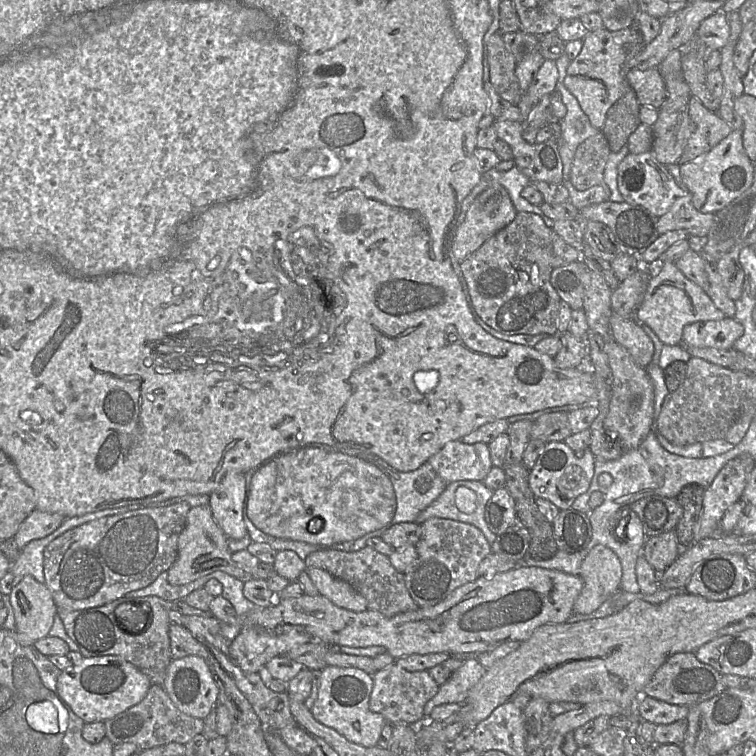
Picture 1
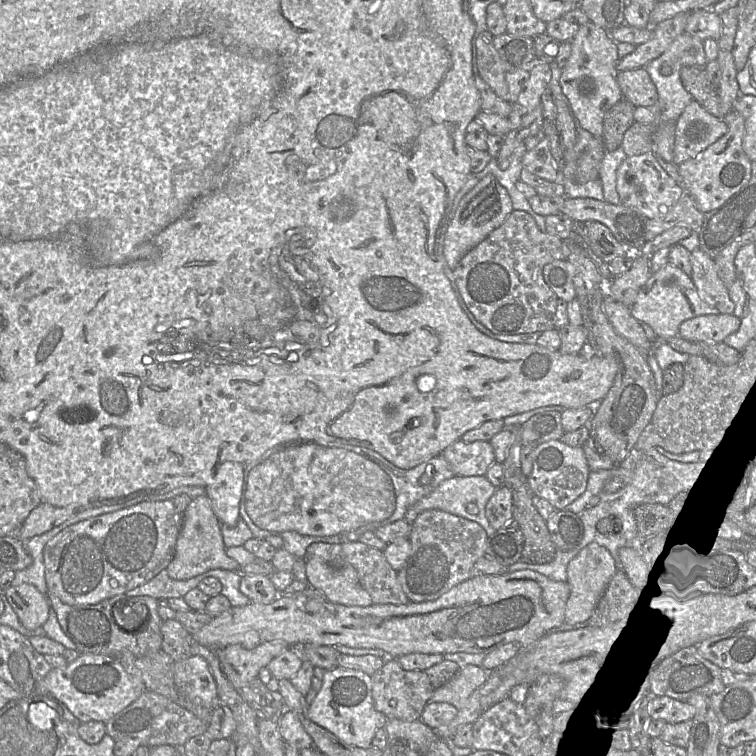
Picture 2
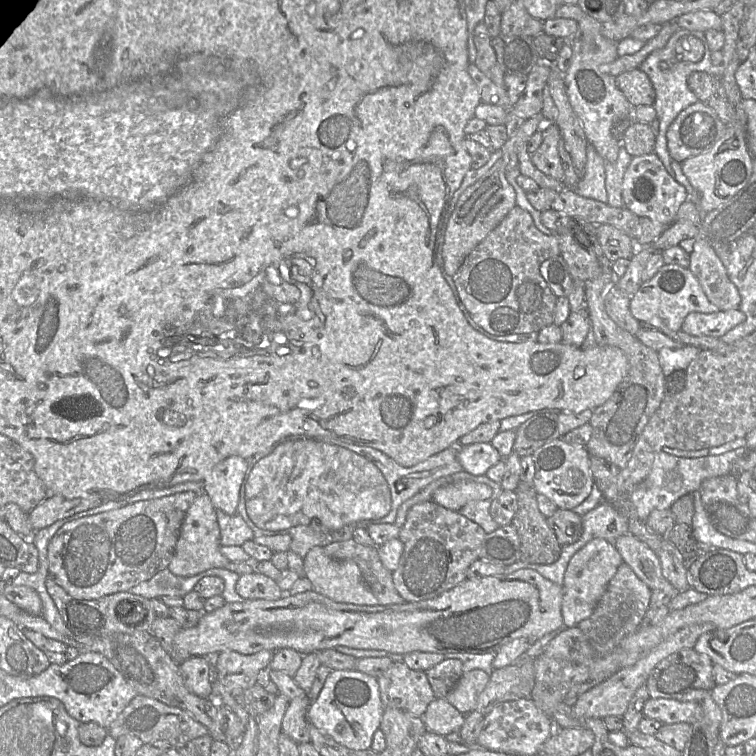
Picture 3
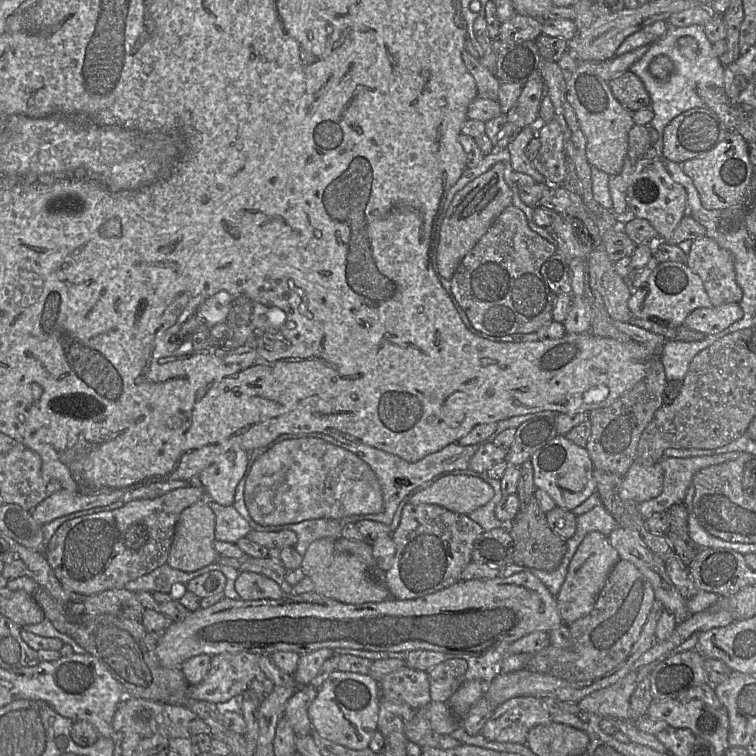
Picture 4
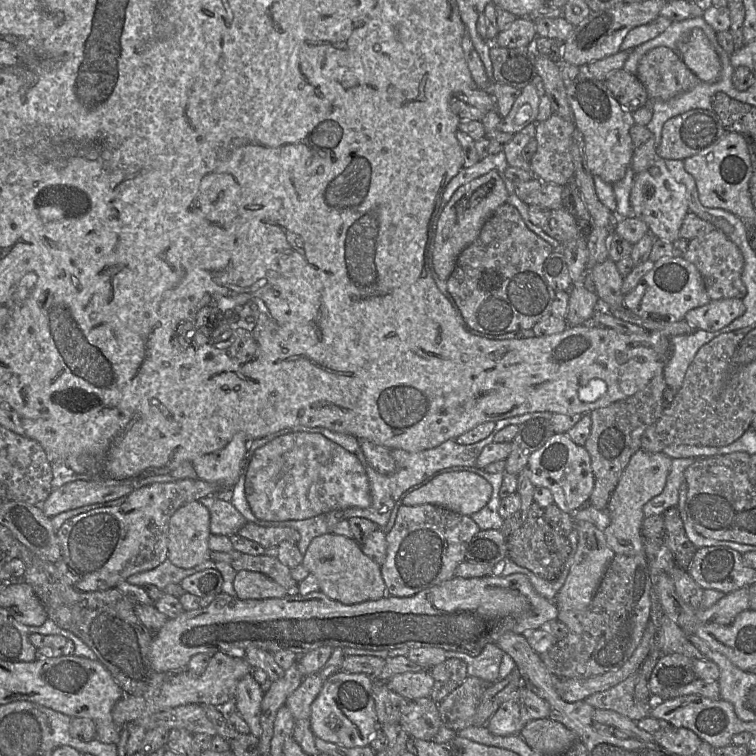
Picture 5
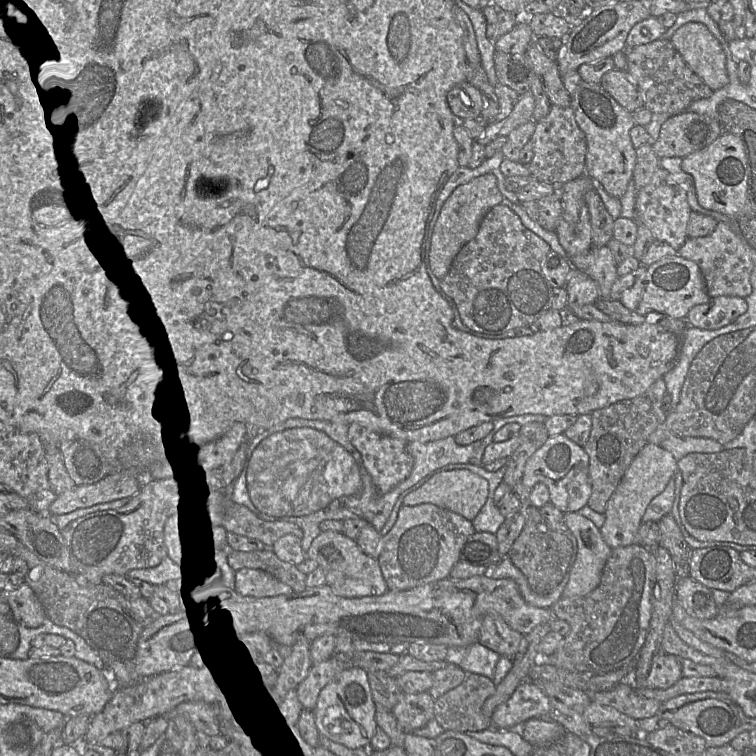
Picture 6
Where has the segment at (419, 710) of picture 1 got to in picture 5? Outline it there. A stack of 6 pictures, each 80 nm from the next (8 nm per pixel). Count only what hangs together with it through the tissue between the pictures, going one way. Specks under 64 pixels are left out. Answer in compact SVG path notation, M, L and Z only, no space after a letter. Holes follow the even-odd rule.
M429 671L396 674L386 682L387 687L408 701L430 698L434 679Z

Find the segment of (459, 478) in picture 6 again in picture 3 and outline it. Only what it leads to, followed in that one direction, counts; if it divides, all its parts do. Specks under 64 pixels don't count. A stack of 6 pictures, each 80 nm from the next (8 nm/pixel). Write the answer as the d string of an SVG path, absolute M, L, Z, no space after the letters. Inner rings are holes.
M458 481L439 487L433 494L432 502L447 509L459 511L470 501L480 501L492 496L490 486L474 481Z

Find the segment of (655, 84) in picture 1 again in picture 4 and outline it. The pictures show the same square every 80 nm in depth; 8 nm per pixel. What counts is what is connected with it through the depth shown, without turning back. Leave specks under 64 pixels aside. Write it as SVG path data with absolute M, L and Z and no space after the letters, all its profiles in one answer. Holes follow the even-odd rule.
M630 70L614 76L608 85L613 96L629 111L650 108L651 99L643 82Z

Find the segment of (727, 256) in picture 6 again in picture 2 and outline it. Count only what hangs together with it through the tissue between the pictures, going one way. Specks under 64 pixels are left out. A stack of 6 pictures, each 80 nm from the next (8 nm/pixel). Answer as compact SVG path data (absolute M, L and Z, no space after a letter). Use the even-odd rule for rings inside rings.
M700 248L690 253L691 279L700 297L722 314L733 314L735 304L729 296L728 287L718 276L715 261Z

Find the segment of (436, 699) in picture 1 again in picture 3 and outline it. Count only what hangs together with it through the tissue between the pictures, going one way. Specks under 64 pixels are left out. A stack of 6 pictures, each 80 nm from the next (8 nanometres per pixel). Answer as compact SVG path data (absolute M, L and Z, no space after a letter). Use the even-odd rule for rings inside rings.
M474 669L462 675L445 699L460 713L467 715L475 711L478 696L486 688L489 675L481 669Z

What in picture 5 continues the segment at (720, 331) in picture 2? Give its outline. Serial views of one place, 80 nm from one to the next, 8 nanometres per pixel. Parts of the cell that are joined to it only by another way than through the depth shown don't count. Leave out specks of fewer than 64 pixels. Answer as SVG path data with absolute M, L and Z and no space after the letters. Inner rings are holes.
M742 299L710 300L707 304L689 310L683 318L691 327L715 332L730 324L745 312Z

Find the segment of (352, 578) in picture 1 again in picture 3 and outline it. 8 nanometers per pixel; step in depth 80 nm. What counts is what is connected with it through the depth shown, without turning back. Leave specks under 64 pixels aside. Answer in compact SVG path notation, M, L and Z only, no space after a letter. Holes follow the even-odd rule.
M349 539L330 543L323 548L333 559L352 560L358 565L365 584L377 598L379 605L405 603L394 586L392 572L380 560L378 547L362 545Z

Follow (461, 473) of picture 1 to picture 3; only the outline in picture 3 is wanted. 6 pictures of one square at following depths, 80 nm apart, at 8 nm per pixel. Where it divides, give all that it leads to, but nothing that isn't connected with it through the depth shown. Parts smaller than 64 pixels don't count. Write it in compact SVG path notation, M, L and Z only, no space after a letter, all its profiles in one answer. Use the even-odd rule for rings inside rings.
M490 442L457 445L457 459L464 471L472 475L486 474L487 470L503 458Z

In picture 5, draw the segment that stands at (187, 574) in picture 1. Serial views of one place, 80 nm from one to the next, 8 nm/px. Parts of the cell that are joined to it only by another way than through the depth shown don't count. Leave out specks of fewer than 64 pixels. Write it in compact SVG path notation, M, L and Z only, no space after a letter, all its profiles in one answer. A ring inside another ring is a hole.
M201 501L179 507L169 519L168 559L189 569L210 559L210 512Z

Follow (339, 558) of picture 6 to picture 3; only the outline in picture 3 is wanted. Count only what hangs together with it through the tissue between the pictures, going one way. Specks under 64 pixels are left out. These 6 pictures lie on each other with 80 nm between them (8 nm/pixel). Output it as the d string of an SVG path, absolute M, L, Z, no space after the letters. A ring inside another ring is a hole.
M322 546L312 547L303 560L304 576L310 580L315 592L339 603L379 605L354 561L333 559Z

